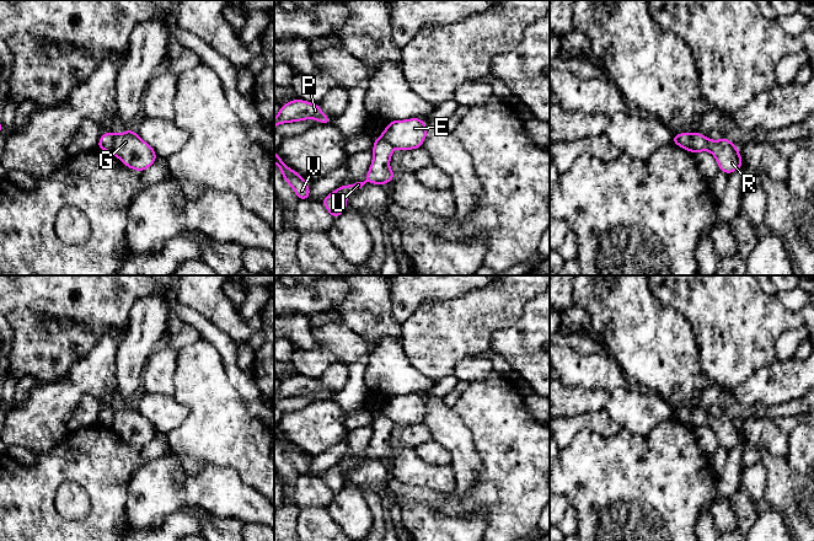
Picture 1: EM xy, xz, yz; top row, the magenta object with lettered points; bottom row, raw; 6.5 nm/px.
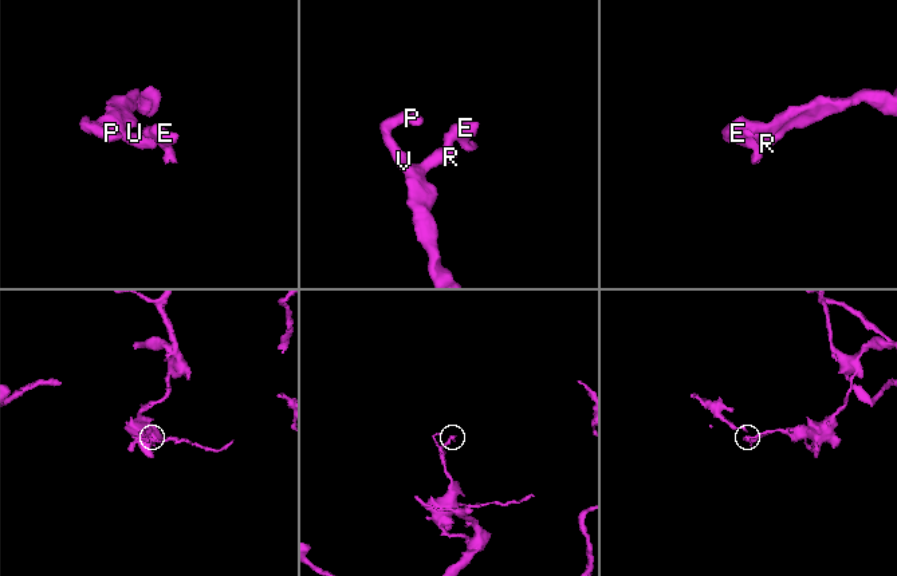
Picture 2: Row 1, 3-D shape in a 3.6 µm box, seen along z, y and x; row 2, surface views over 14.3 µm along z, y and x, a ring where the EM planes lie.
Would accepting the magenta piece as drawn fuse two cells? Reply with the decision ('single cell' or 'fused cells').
fused cells

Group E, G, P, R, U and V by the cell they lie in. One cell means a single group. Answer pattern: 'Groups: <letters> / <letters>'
Groups: E G / P R U V

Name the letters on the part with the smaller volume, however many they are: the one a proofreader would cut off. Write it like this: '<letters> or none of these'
E, G

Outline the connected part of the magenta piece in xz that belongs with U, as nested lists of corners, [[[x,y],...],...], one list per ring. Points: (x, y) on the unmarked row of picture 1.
[[[382,412],[374,414],[373,438],[366,449],[366,455],[364,457],[341,461],[321,476],[334,494],[346,486],[347,473],[352,467],[362,464],[366,457],[385,461],[396,452],[396,449],[390,445],[392,427],[393,423]]]

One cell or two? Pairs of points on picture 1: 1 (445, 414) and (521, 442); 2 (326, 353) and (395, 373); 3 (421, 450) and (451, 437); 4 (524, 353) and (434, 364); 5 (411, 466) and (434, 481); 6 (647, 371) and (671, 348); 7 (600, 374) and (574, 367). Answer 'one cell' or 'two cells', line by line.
1: two cells
2: one cell
3: two cells
4: two cells
5: one cell
6: one cell
7: one cell

